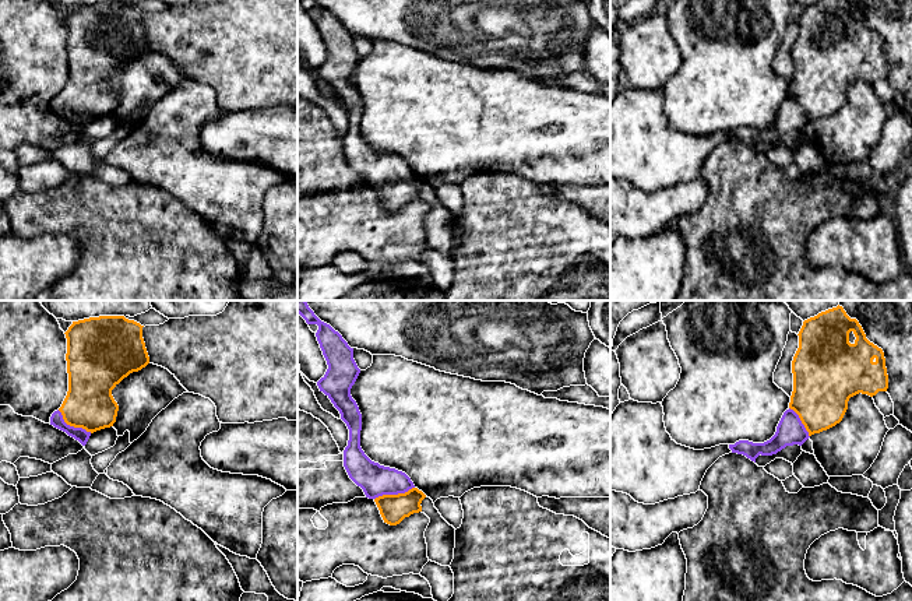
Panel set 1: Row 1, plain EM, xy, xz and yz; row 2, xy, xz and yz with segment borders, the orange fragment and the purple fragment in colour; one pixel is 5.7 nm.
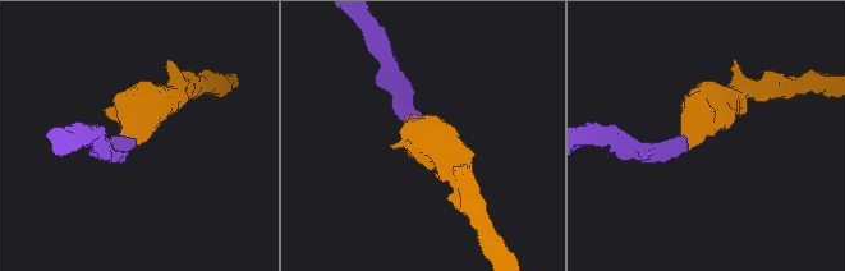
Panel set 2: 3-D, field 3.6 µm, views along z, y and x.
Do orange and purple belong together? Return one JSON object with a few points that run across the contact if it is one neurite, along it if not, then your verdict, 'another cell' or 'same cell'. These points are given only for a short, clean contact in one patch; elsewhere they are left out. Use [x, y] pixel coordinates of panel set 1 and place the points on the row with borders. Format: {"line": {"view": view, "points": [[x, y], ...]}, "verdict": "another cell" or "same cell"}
{"line": {"view": "xz", "points": [[393, 508], [394, 495], [374, 480]]}, "verdict": "same cell"}

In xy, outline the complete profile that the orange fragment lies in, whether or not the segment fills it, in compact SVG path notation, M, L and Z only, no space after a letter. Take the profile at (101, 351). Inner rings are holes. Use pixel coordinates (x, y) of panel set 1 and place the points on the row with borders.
M99 316L73 321L67 338L68 391L61 407L50 417L50 425L87 444L89 436L116 422L119 405L112 390L130 373L149 363L142 327L124 316Z

